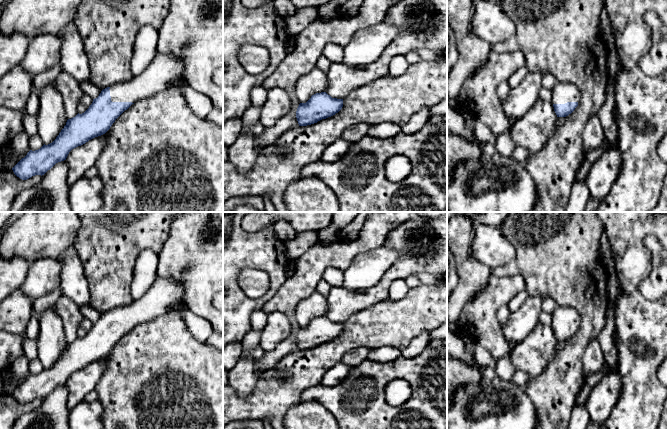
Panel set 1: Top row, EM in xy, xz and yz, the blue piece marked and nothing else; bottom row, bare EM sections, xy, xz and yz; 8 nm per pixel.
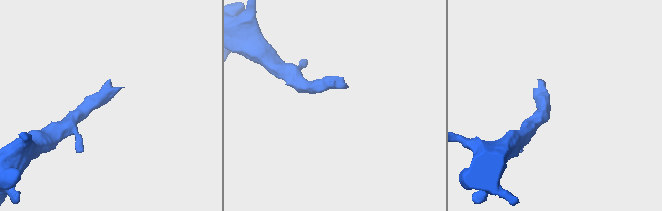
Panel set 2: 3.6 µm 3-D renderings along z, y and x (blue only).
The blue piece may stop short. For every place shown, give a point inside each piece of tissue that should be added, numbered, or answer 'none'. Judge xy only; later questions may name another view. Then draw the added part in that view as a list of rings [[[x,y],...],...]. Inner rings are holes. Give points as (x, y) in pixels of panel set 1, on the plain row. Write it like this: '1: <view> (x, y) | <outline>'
1: xy (165, 294) | [[[157,276],[150,289],[140,299],[110,310],[111,325],[135,327],[165,315],[169,311],[175,311],[181,315],[191,335],[198,342],[206,342],[213,333],[212,326],[206,319],[194,314],[186,307],[182,300],[183,291],[182,281],[176,280],[174,277]]]

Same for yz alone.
1: yz (562, 316) | [[[557,306],[552,312],[552,328],[565,328],[580,325],[579,313],[571,307]]]

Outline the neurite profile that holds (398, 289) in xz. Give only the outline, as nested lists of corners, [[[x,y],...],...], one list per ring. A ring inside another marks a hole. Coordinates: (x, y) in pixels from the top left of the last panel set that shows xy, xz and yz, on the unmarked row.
[[[404,279],[394,280],[389,288],[389,299],[392,300],[400,300],[406,296],[409,291],[409,287],[407,286]]]

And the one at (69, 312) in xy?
[[[62,295],[53,307],[62,320],[65,340],[67,343],[75,341],[78,338],[78,326],[84,319],[79,310],[79,306],[73,303],[66,296]]]

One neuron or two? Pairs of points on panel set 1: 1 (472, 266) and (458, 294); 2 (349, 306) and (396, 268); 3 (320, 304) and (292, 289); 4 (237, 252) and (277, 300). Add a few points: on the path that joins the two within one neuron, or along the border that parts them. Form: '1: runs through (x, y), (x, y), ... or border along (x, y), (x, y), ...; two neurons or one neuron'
1: runs through (472, 273), (472, 278), (465, 287); one neuron
2: runs through (361, 299), (370, 296), (386, 280); one neuron
3: border along (315, 290), (299, 301), (294, 317); two neurons
4: border along (287, 278), (261, 307); two neurons

